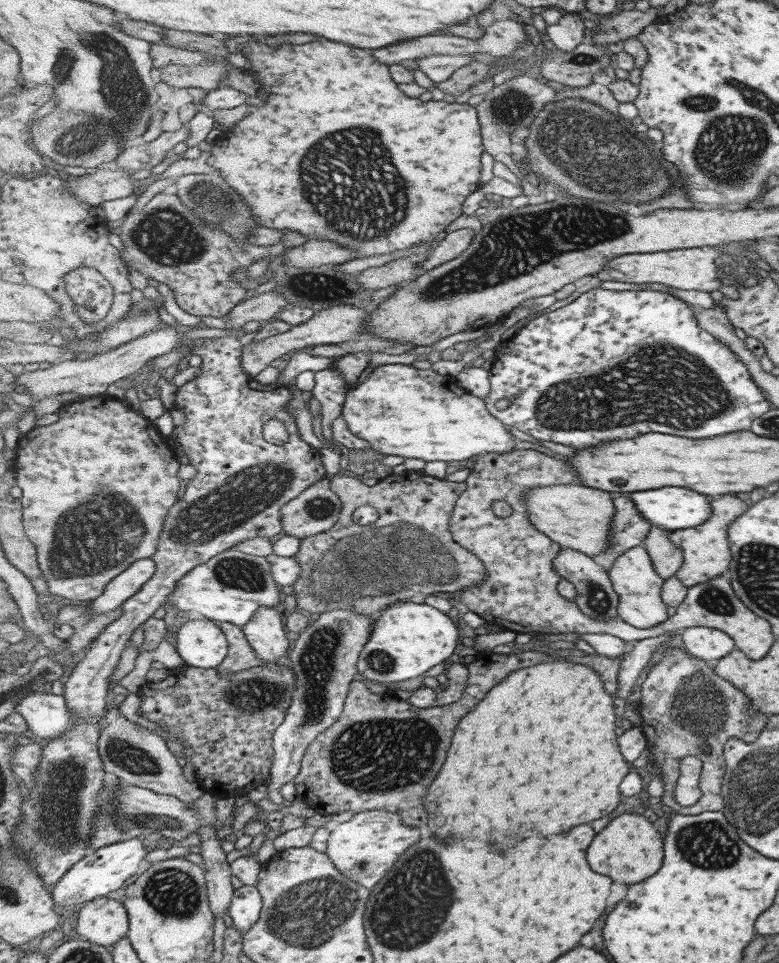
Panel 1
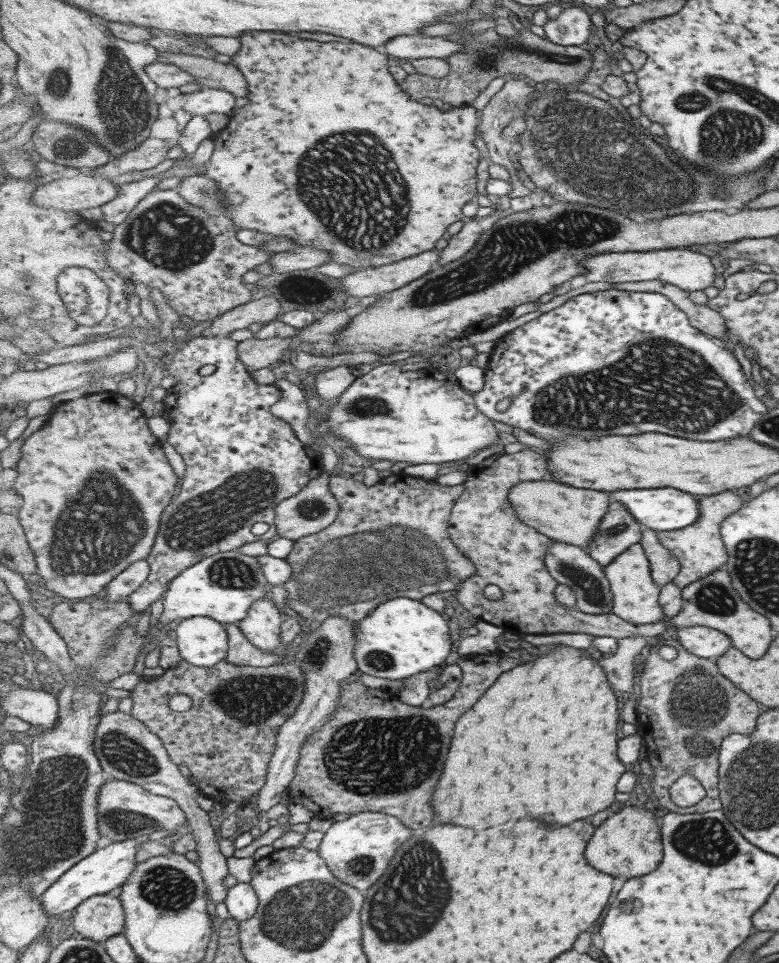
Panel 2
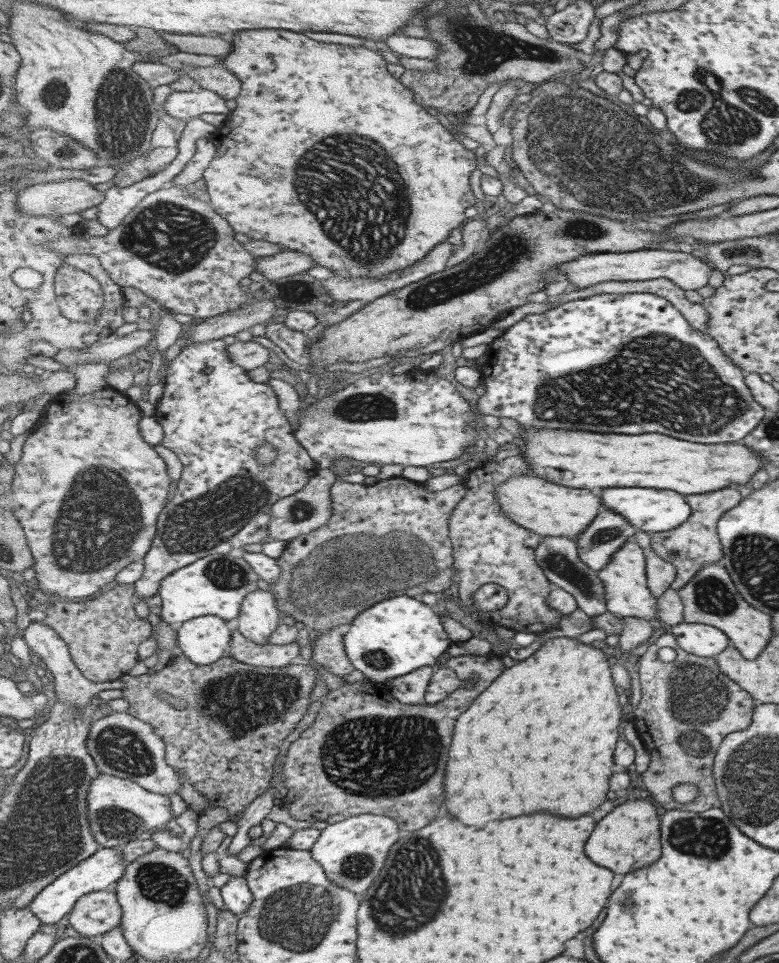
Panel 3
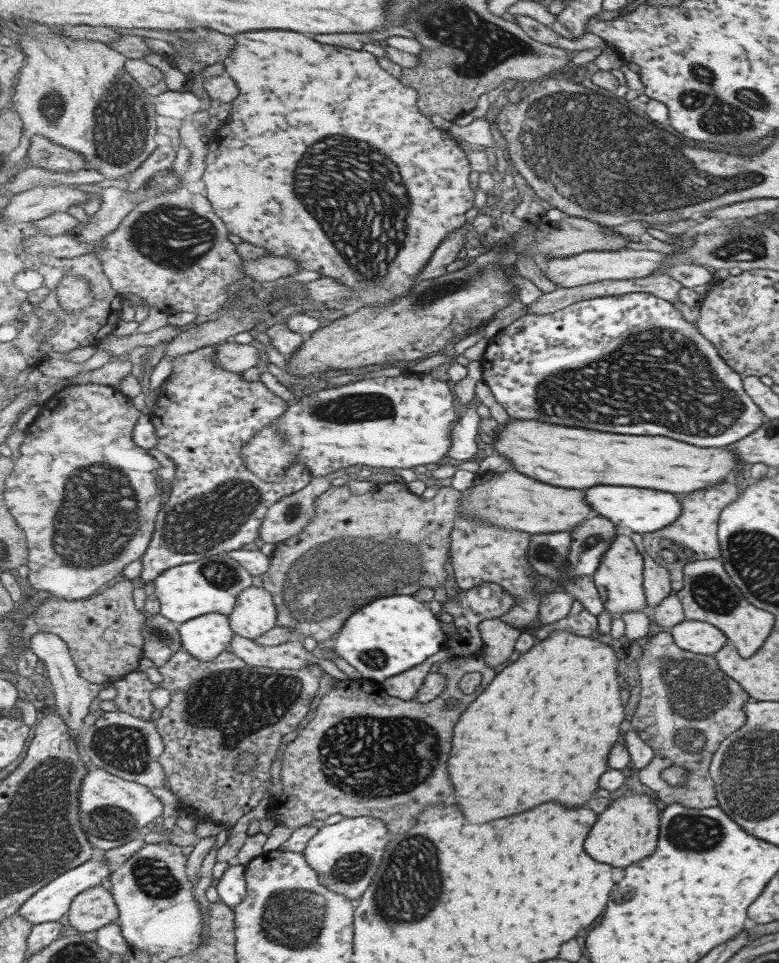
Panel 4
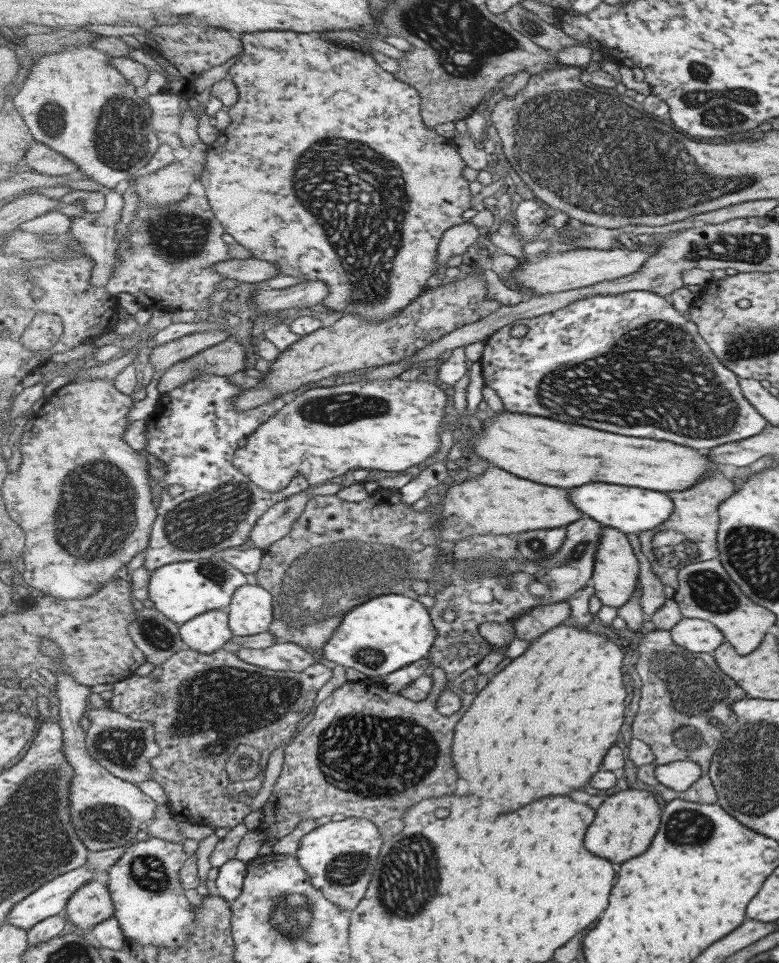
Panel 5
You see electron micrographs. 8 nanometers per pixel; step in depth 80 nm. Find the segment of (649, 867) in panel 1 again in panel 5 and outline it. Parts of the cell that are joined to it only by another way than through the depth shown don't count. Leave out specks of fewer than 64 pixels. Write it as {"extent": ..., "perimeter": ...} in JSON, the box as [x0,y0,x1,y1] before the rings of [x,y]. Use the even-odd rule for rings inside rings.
{"extent":[587,788,661,862],"perimeter":[[[627,788],[609,796],[597,810],[595,824],[587,832],[587,848],[597,856],[607,856],[615,862],[625,862],[635,858],[651,846],[657,828],[661,826],[661,806],[651,792],[642,789]]]}

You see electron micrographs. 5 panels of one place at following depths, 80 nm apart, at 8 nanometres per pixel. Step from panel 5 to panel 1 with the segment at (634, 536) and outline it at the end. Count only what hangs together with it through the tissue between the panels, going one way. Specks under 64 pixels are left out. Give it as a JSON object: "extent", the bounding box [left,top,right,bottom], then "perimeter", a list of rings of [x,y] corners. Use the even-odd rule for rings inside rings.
{"extent":[644,525,684,581],"perimeter":[[[653,525],[644,544],[650,552],[655,570],[665,581],[676,576],[684,563],[684,550],[668,537],[669,533],[669,530]]]}

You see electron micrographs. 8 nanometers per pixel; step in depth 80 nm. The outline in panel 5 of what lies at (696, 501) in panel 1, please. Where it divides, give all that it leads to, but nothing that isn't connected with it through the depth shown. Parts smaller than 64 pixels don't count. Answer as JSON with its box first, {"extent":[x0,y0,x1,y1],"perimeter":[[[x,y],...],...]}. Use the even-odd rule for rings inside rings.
{"extent":[571,484,675,533],"perimeter":[[[587,484],[583,488],[571,490],[571,500],[585,513],[586,517],[621,530],[624,533],[638,533],[657,528],[671,514],[675,514],[674,500],[665,491],[643,490],[639,487],[619,486],[619,484]]]}

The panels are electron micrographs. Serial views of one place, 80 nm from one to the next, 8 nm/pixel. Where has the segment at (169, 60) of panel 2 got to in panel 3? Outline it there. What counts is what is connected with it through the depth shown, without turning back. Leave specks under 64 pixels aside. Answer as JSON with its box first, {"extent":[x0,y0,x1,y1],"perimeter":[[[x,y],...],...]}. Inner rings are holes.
{"extent":[186,63,242,100],"perimeter":[[[224,63],[207,67],[197,67],[197,69],[187,68],[186,73],[195,80],[197,87],[216,92],[225,98],[225,100],[236,99],[241,94],[242,80],[234,72],[227,69]]]}

